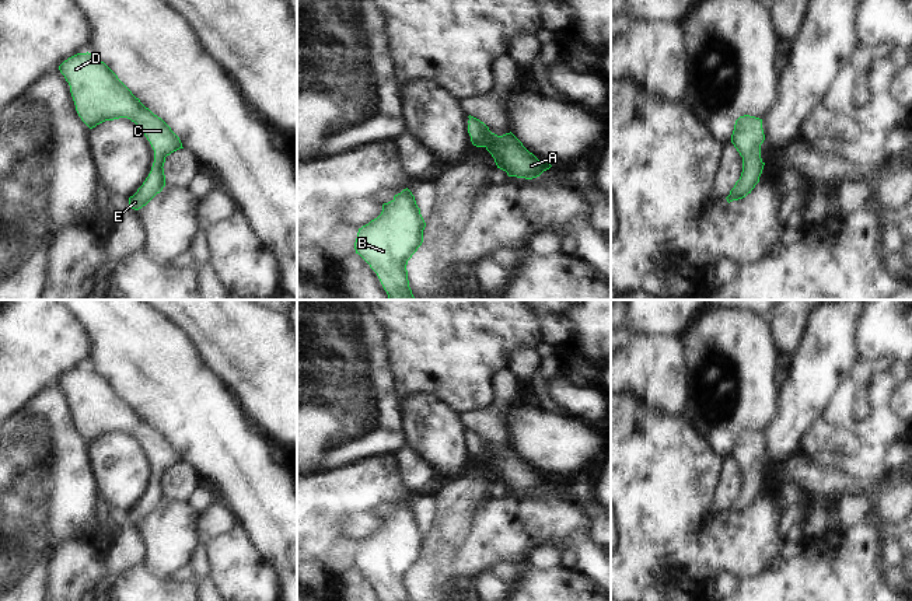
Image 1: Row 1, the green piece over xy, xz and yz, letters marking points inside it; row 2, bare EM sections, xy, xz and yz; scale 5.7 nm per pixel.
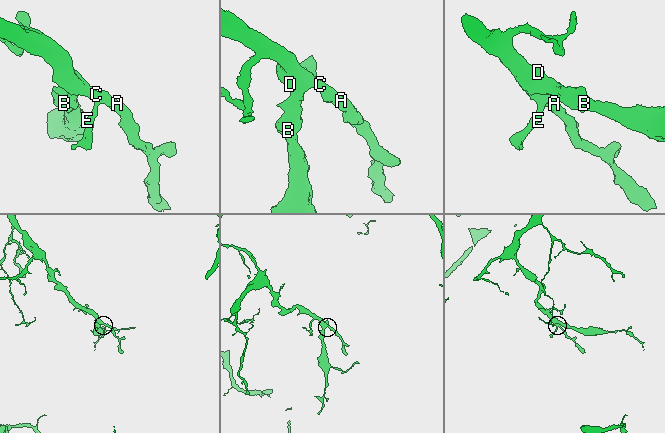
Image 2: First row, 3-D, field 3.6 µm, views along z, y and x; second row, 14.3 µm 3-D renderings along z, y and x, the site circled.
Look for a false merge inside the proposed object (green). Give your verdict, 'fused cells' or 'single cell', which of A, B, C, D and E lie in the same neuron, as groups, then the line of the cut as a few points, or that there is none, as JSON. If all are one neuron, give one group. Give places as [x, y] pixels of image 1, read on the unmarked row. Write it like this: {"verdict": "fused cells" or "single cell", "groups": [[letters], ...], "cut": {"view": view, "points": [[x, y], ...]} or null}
{"verdict": "single cell", "groups": [["A", "B", "C", "D", "E"]], "cut": null}

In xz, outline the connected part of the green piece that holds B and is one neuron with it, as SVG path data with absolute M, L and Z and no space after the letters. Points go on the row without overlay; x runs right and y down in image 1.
M406 502L382 518L381 528L359 542L359 567L377 587L382 601L409 601L406 579L423 556L426 537Z

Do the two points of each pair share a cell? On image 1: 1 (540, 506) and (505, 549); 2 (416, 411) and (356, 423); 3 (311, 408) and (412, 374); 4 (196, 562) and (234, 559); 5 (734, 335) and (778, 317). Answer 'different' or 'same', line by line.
1: same
2: different
3: different
4: different
5: different

